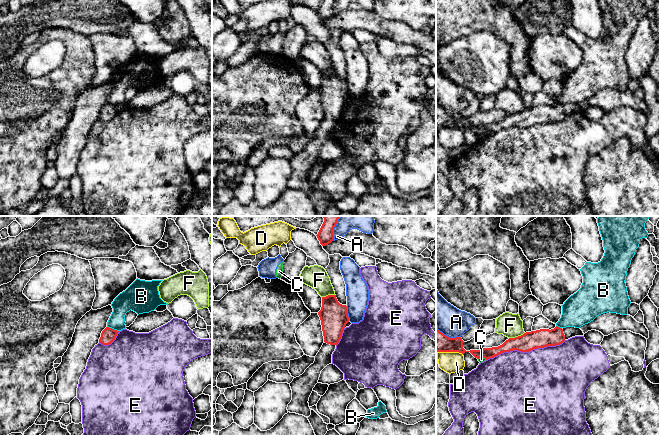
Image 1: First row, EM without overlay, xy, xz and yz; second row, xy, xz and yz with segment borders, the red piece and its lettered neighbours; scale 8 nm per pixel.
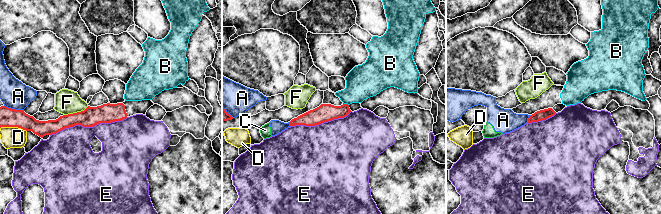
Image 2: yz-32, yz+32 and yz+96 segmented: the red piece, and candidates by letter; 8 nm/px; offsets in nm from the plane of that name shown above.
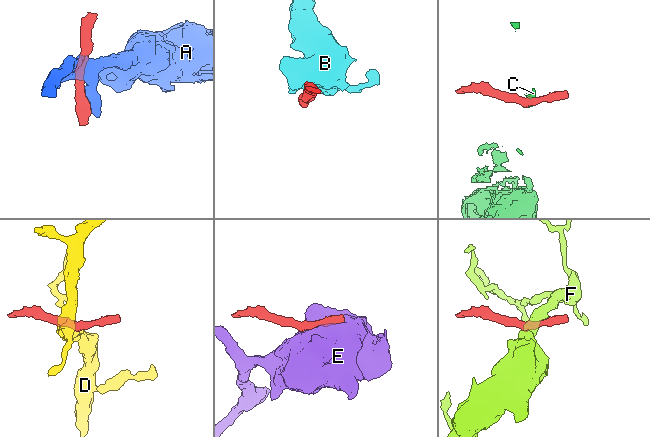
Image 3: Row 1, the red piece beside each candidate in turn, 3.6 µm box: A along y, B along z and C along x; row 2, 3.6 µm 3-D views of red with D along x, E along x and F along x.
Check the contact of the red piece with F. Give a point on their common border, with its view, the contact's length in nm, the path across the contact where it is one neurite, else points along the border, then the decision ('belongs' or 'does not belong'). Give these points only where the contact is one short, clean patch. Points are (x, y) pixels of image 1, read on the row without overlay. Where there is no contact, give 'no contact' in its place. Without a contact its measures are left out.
yz (516, 113) | 140 nm | along yz (524, 108), (509, 114) | does not belong

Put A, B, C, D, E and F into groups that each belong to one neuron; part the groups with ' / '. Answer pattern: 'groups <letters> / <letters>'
groups A C / B / D / E / F

